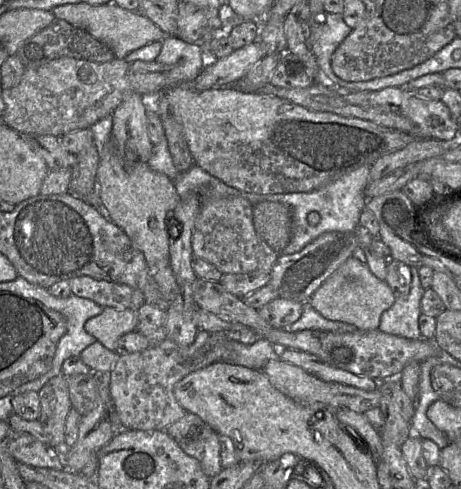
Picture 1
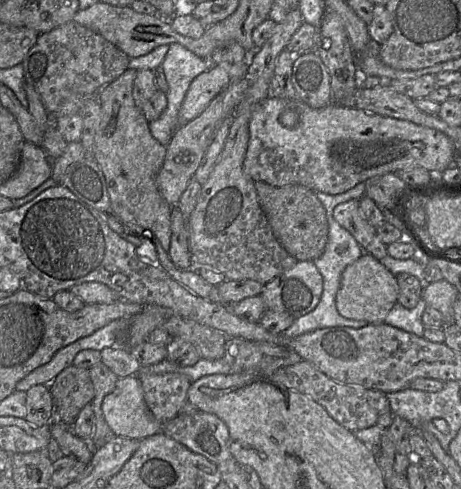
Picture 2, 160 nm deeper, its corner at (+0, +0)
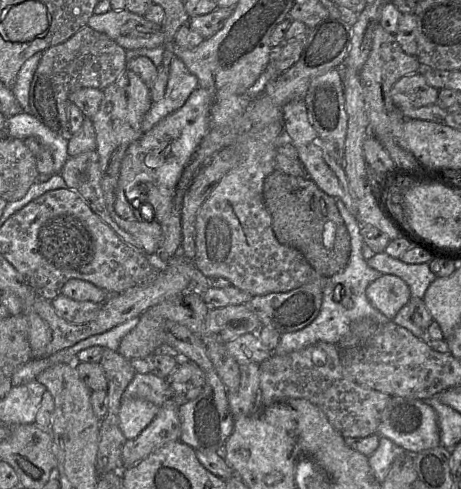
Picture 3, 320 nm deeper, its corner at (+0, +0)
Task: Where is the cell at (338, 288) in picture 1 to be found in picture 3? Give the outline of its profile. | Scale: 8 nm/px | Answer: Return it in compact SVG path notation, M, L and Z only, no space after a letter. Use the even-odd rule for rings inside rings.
M382 274L370 283L366 296L372 306L389 319L393 319L412 297L409 286L392 274Z

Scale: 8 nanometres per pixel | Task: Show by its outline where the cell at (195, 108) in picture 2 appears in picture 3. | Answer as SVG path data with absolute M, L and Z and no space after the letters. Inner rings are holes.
M197 87L181 108L167 115L129 145L122 160L114 205L120 217L138 220L133 212L134 209L138 209L145 216L152 215L153 220L161 224L169 215L183 170L209 130L213 95L207 89ZM136 202L142 202L147 206L144 208L140 204L135 206Z

